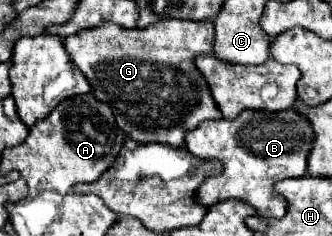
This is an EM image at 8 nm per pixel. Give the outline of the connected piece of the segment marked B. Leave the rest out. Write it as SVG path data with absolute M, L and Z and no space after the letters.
M288 108L282 112L244 110L234 120L208 120L184 136L190 154L204 160L220 160L222 172L210 176L196 190L194 200L212 206L218 200L236 198L250 204L262 218L282 218L286 202L274 194L274 184L284 178L300 178L306 174L306 156L312 146L312 128L306 118Z

